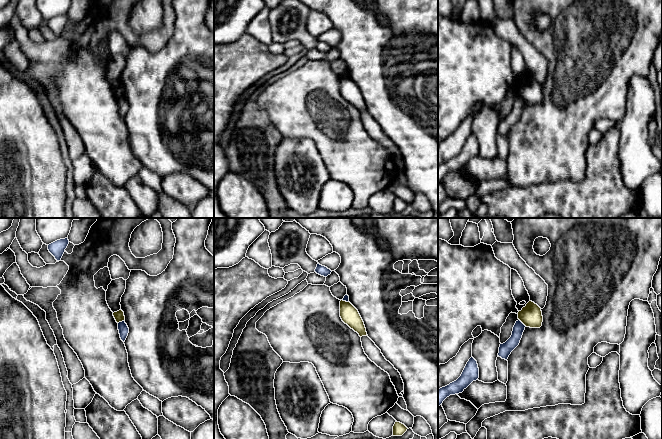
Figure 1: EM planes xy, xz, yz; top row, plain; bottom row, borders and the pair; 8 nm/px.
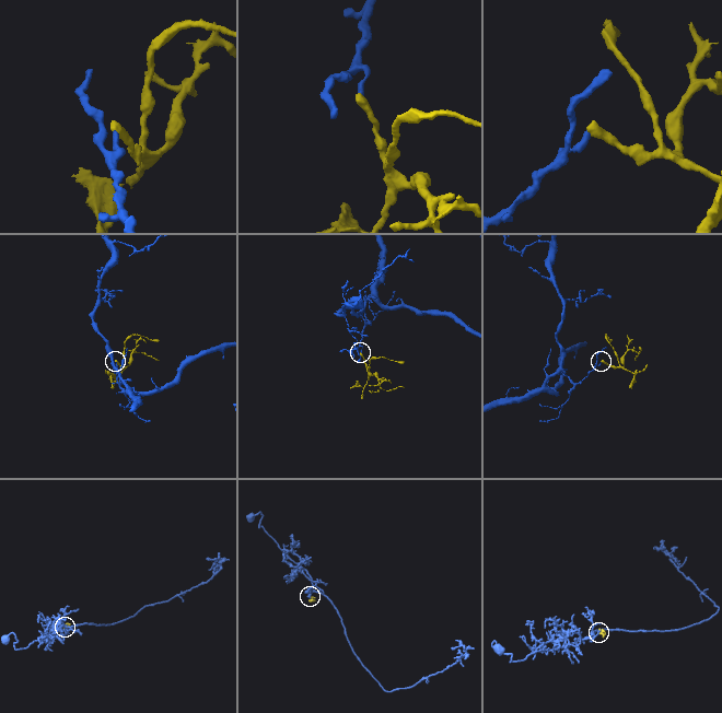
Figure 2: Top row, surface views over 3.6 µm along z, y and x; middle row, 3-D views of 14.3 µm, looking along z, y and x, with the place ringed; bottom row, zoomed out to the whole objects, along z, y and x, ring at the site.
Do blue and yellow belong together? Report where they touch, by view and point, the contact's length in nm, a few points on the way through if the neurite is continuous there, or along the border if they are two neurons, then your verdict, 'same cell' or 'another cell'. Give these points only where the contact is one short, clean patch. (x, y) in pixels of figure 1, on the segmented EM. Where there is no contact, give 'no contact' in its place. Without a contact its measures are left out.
yz (522, 323) | 90 nm | along yz (519, 319), (526, 326) | another cell

